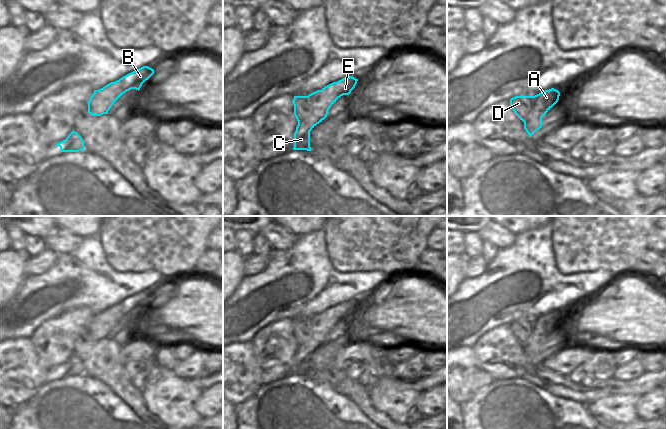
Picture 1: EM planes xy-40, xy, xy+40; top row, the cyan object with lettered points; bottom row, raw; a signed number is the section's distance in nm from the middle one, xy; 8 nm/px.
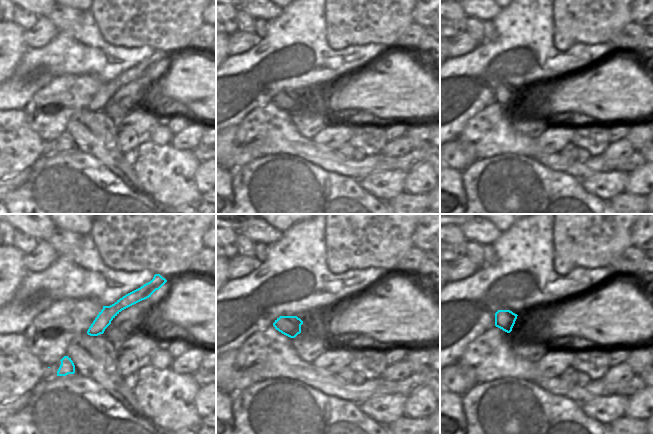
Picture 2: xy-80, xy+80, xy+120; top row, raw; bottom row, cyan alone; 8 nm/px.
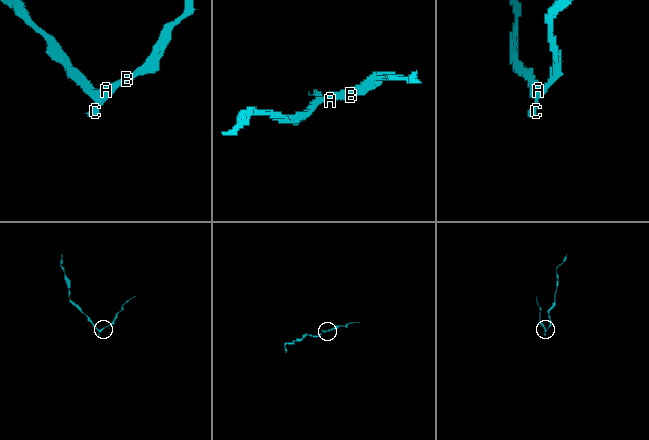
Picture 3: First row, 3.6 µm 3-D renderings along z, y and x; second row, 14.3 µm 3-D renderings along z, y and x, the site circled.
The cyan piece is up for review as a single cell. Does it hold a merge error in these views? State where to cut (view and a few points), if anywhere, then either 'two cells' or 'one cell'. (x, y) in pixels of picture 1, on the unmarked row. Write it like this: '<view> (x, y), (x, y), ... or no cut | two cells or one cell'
xy (308, 319), (308, 337), (298, 346) | two cells

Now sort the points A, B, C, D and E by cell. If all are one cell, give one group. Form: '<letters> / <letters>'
A B C E / D

